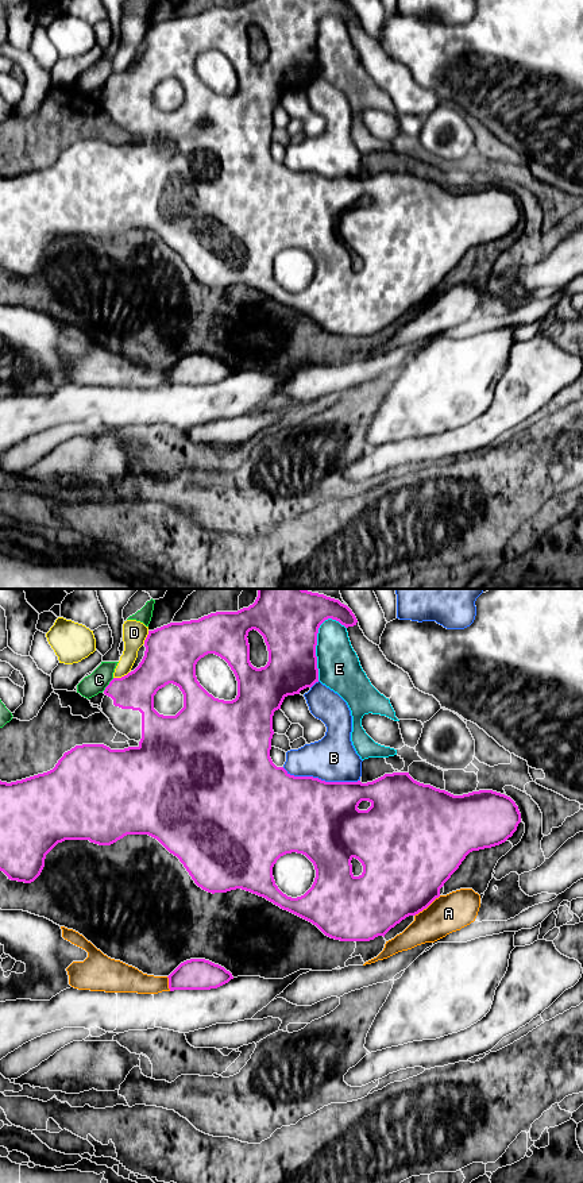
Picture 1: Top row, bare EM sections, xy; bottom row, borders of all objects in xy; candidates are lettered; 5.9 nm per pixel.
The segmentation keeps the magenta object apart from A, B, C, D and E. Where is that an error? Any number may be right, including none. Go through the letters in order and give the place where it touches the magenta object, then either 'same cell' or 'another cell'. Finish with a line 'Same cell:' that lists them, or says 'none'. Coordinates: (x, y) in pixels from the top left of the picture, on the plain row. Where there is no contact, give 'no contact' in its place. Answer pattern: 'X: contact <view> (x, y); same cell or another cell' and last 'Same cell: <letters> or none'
A: contact xy (427, 301); same cell
B: contact xy (320, 174); another cell
C: contact xy (108, 80); another cell
D: contact xy (122, 72); another cell
E: contact xy (315, 42); another cell
Same cell: A

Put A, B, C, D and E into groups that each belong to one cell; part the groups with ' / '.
A / B / C / D / E

